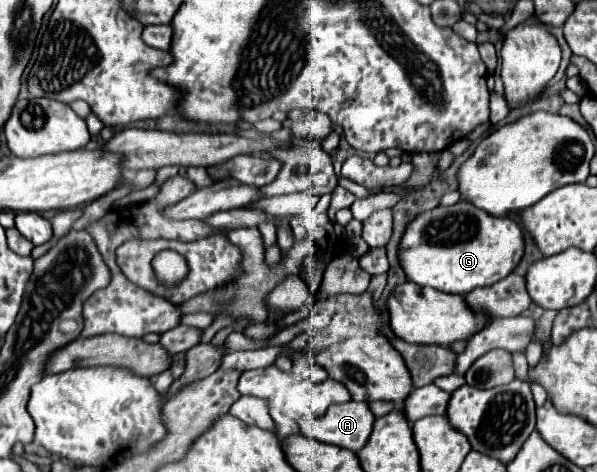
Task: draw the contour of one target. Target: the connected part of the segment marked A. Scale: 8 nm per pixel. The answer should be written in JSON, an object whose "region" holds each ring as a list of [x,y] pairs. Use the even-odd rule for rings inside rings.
{"region":[[[341,403],[331,405],[325,415],[299,421],[303,433],[315,437],[317,441],[337,445],[343,449],[357,451],[367,443],[367,437],[373,429],[373,413],[369,411],[367,403]]]}

